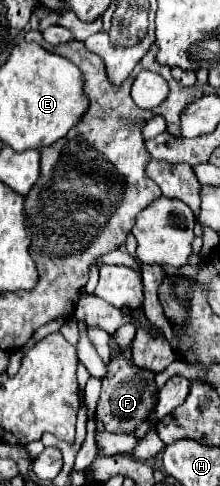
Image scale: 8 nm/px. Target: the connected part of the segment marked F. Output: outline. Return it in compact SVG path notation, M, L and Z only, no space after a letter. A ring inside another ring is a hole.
M113 356L107 366L107 376L103 378L101 398L97 404L97 418L103 422L105 430L113 432L133 432L141 422L147 420L151 406L155 404L155 384L153 384L153 372L137 368L131 360L125 356Z

